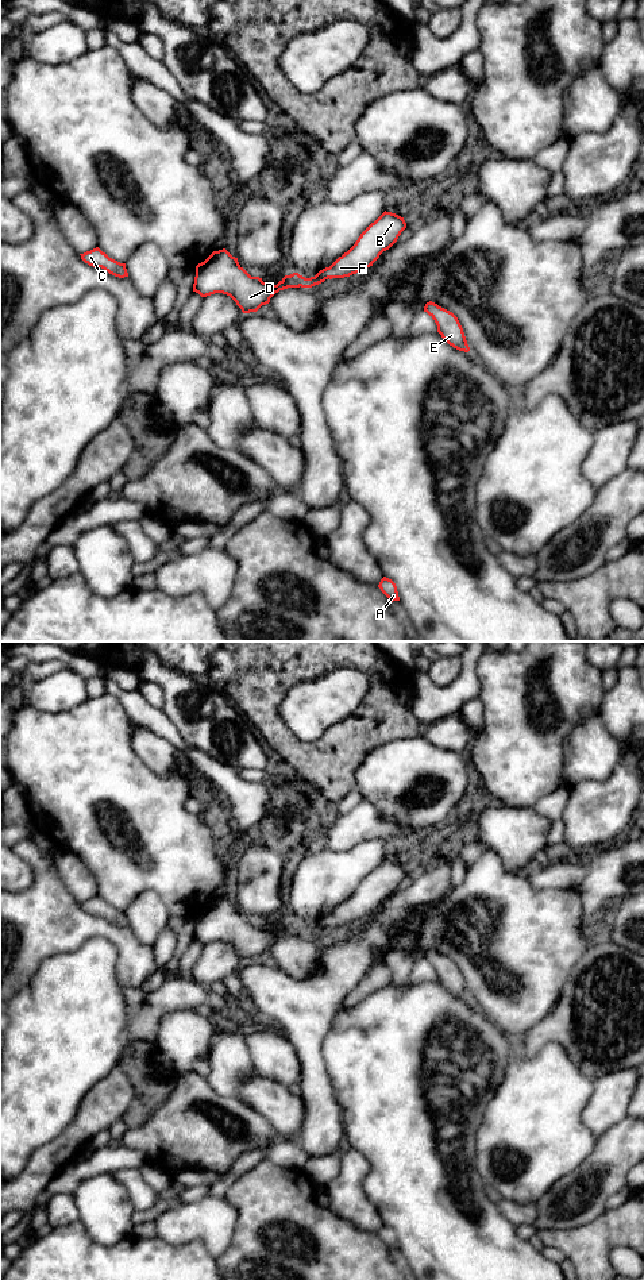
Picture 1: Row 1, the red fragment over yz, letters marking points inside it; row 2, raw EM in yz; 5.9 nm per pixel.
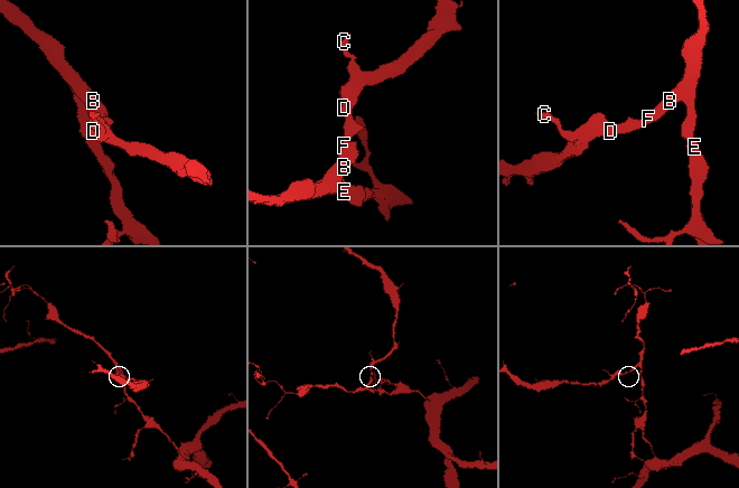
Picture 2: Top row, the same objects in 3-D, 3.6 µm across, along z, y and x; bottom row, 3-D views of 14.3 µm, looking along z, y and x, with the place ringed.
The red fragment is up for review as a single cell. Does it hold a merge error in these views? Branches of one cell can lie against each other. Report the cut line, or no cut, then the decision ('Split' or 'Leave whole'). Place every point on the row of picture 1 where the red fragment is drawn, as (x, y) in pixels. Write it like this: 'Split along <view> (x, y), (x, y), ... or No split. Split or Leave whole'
No split. Leave whole

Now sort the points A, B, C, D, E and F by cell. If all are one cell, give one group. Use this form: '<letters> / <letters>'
A B C D E F

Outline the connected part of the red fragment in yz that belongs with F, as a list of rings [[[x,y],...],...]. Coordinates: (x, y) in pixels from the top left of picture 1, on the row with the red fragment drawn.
[[[383,212],[374,223],[371,223],[358,238],[355,244],[339,257],[329,267],[320,270],[315,277],[305,278],[298,273],[285,275],[277,285],[269,285],[259,277],[251,277],[238,262],[238,258],[232,257],[225,248],[213,251],[204,262],[196,266],[196,277],[193,284],[193,292],[201,297],[207,297],[215,293],[223,293],[230,296],[243,313],[257,312],[262,305],[270,302],[270,298],[279,290],[288,288],[312,288],[332,278],[344,278],[352,274],[360,273],[365,269],[373,266],[379,255],[389,250],[398,239],[401,232],[406,228],[404,217]]]

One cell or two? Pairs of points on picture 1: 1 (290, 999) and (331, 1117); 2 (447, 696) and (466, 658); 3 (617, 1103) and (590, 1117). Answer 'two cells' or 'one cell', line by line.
1: one cell
2: one cell
3: one cell

